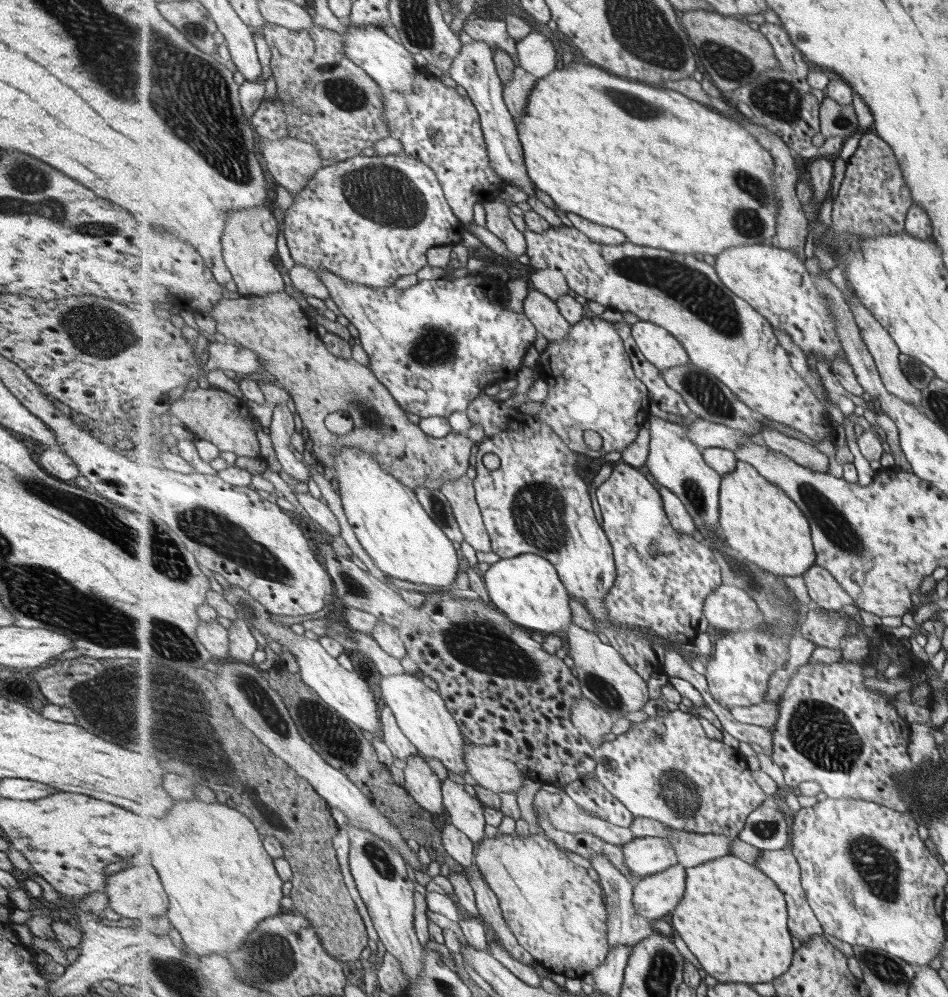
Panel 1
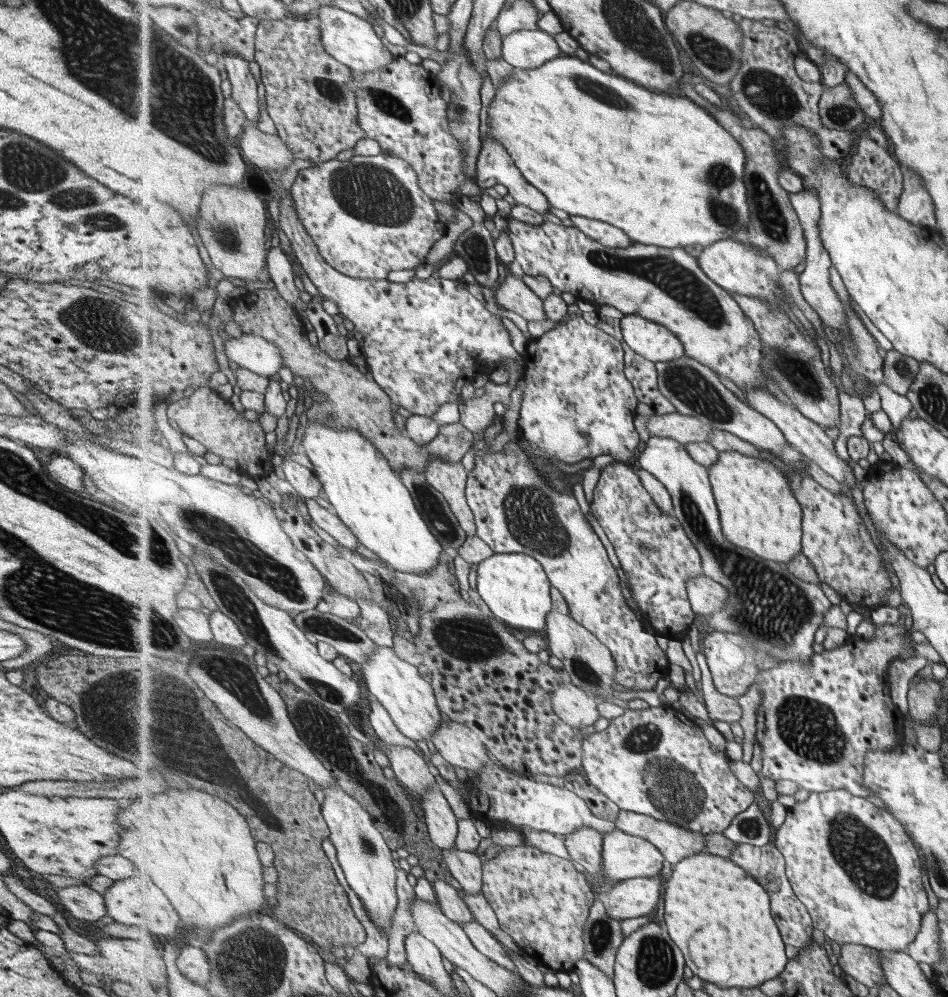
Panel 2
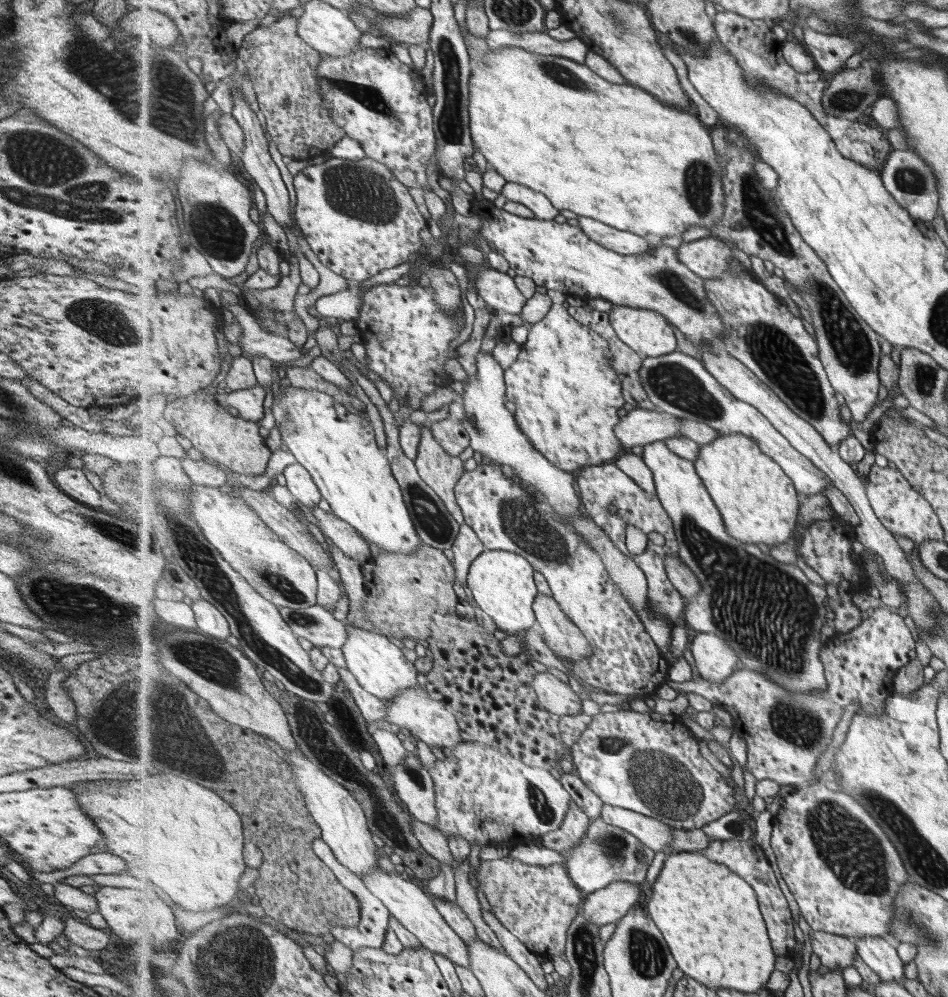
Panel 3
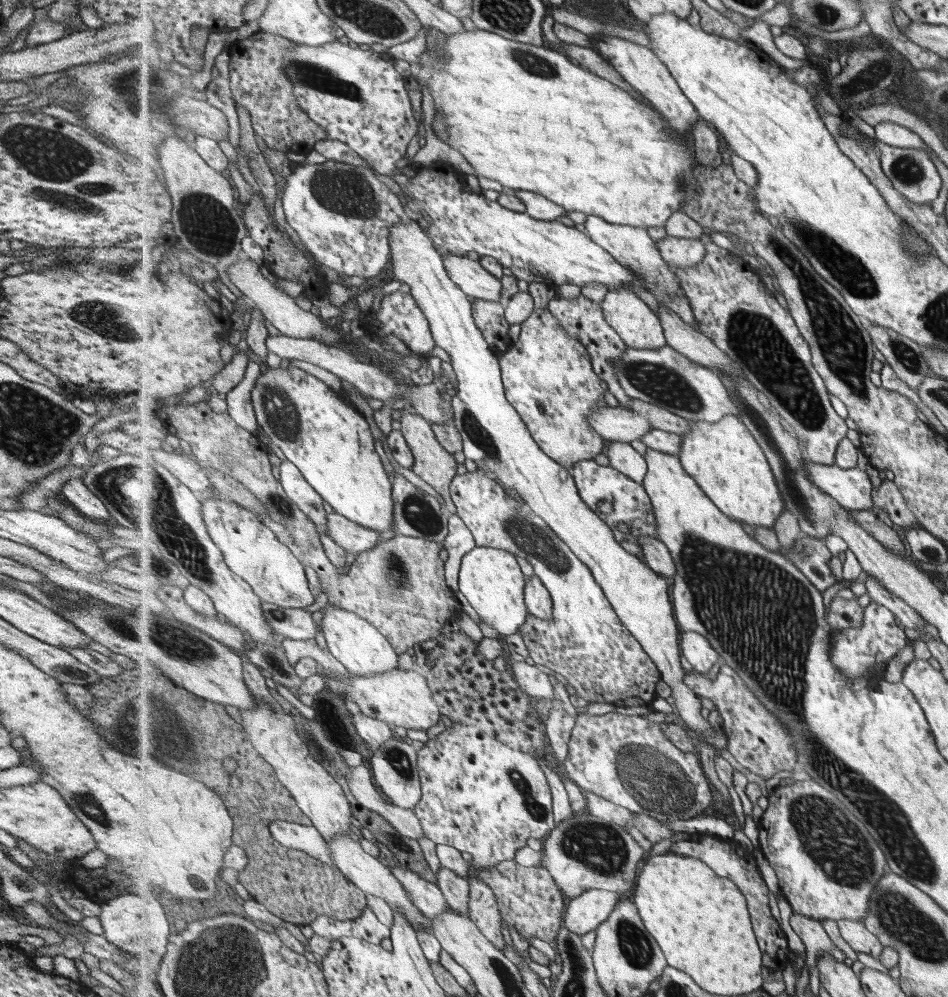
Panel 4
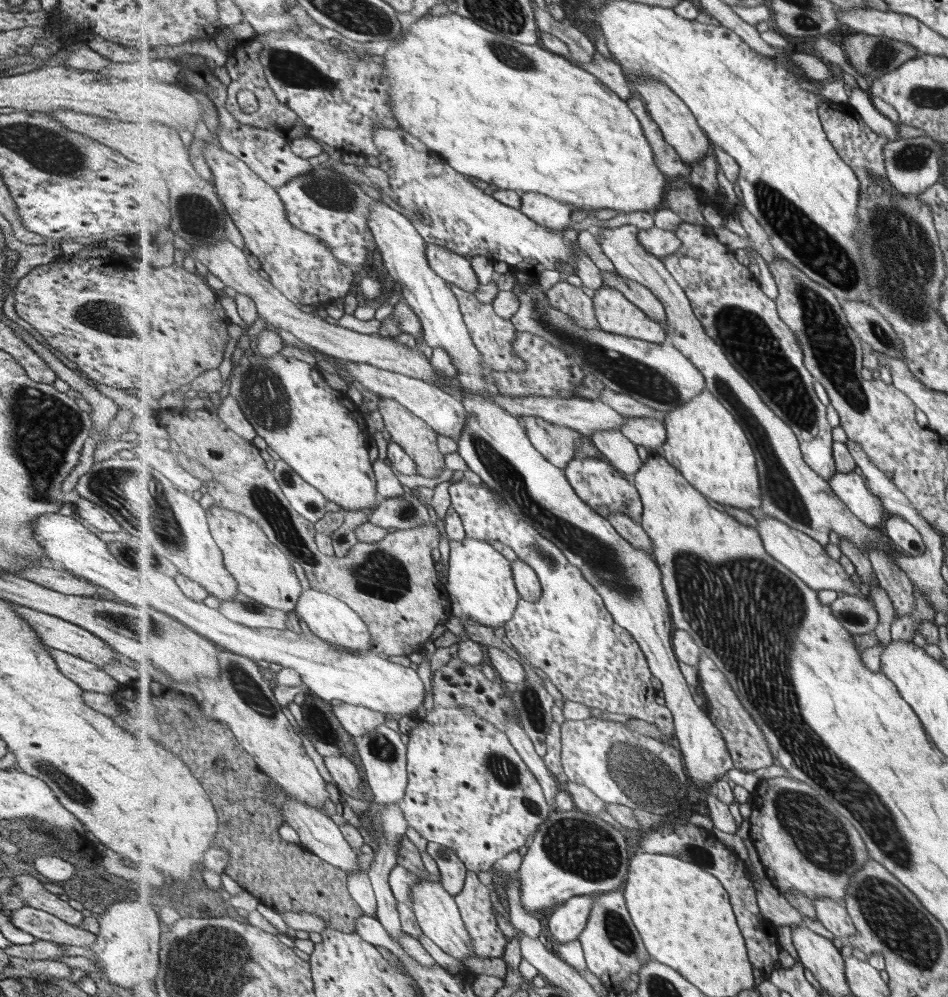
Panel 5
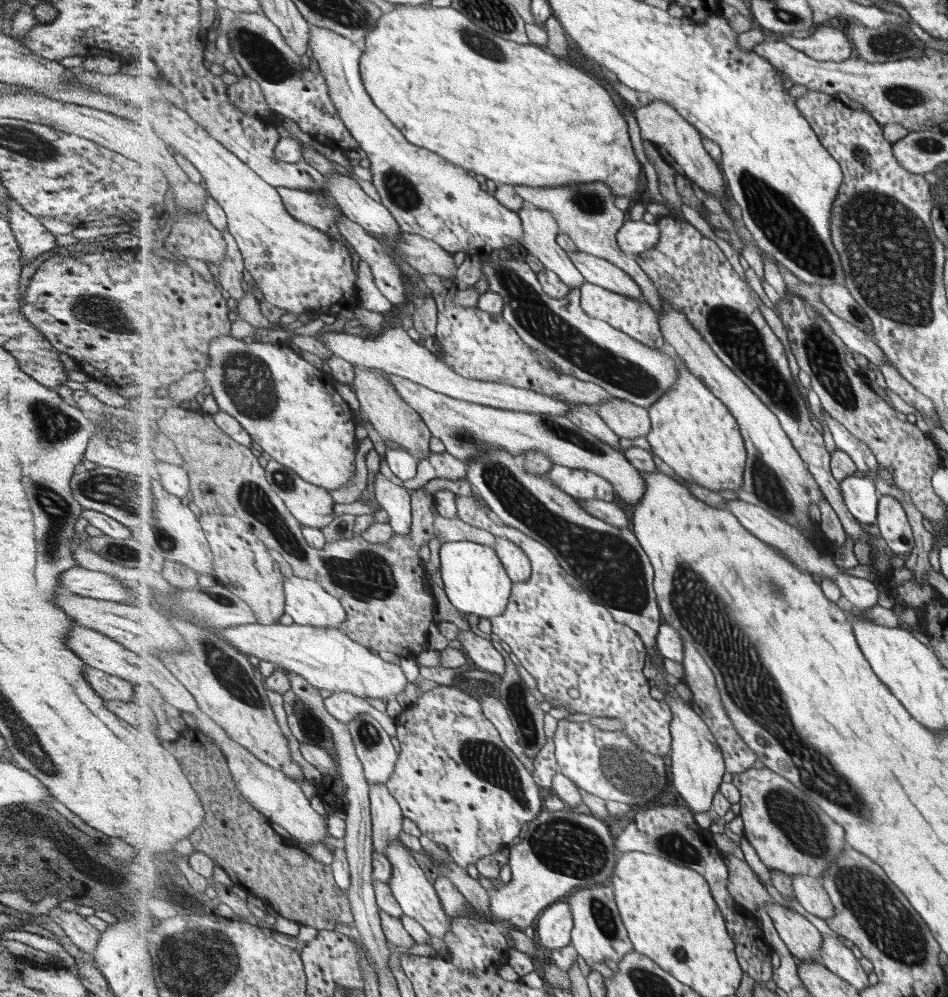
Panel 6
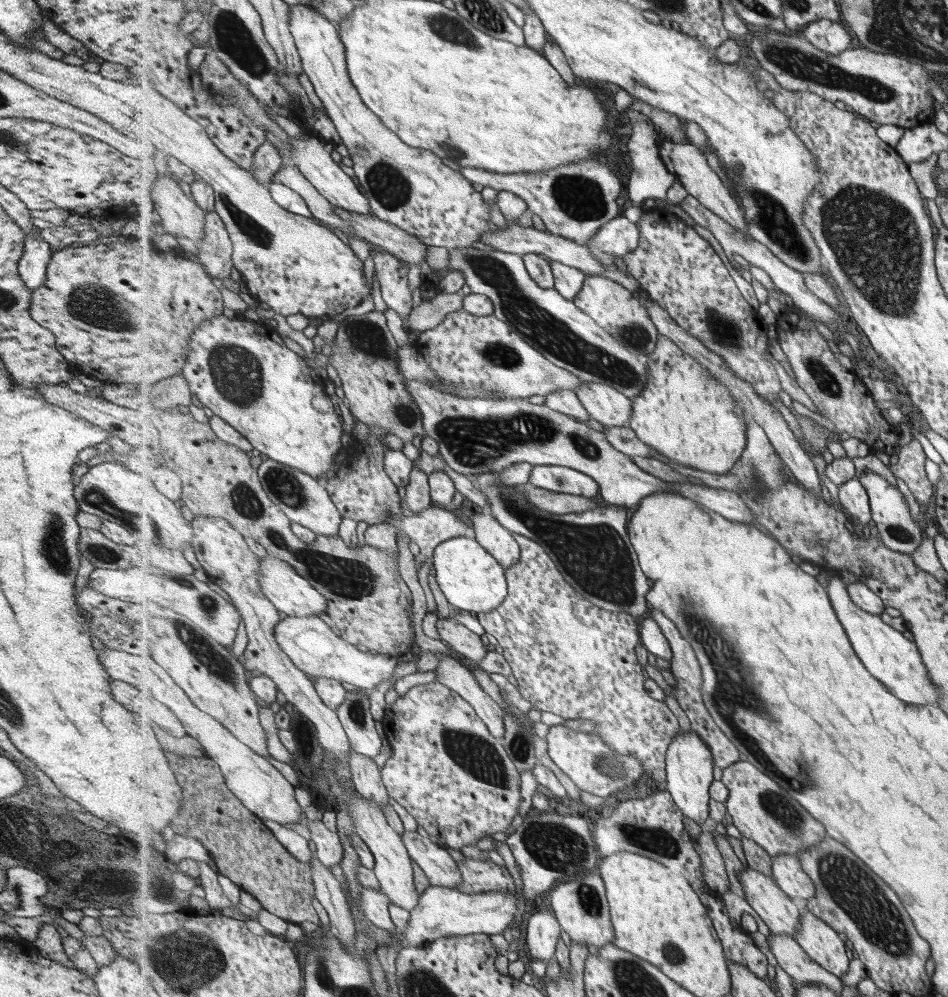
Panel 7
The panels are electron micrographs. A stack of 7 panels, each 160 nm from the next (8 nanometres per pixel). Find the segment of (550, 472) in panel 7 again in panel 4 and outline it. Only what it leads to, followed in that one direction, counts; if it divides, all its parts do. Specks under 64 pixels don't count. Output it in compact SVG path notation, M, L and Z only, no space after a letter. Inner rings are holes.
M593 459L575 463L571 471L582 499L614 529L614 535L619 544L622 544L623 548L626 548L631 554L635 554L635 556L646 562L644 550L640 546L638 536L653 536L655 538L659 538L659 536L655 507L644 486L638 484L637 481L633 481L630 476L619 472L619 469L613 468L610 464L601 466ZM603 500L612 504L613 512L605 514L599 511L597 506ZM621 522L633 526L631 534L619 530Z

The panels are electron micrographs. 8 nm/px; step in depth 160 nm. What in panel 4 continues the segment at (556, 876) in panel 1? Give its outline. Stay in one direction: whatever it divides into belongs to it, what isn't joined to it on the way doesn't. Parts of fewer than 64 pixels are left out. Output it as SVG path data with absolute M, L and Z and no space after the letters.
M515 859L506 860L478 873L494 889L505 924L514 926L525 938L539 938L555 944L564 924L568 899L548 868L523 866Z

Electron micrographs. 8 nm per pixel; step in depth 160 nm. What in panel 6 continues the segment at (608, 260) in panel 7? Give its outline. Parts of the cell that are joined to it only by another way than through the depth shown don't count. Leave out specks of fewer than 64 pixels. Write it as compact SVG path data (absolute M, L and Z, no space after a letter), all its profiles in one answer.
M627 219L623 224L623 229L617 233L617 242L623 252L636 257L655 248L661 236L662 233L657 223L632 222Z

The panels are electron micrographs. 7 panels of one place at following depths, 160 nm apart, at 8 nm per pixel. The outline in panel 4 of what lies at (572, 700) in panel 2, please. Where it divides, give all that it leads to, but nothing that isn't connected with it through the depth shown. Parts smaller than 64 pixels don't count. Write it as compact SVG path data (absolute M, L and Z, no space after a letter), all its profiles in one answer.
M511 658L509 668L513 670L515 680L522 690L525 690L534 699L554 701L555 688L549 680L549 675L541 672L533 662L517 662Z

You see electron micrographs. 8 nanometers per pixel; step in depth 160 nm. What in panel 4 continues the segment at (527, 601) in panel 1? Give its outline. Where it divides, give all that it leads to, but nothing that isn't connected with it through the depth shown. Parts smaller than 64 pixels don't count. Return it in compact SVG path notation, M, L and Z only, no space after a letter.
M477 545L465 555L460 570L460 592L467 598L478 618L502 636L515 634L527 622L525 574L515 558L516 554L500 549Z

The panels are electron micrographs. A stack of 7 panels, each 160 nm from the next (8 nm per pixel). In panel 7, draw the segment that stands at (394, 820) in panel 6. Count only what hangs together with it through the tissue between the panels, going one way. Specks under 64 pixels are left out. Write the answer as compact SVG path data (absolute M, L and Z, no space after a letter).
M353 748L349 751L349 760L356 789L381 809L383 806L390 806L391 797L388 788L382 782L382 768L379 768L373 759L364 757Z

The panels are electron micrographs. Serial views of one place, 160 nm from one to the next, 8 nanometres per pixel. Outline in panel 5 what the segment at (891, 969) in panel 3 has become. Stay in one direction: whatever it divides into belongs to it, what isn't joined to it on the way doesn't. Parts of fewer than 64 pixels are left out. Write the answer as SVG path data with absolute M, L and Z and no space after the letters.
M820 896L814 903L819 922L833 935L846 941L849 936L857 934L854 920L843 902L837 902L828 896Z

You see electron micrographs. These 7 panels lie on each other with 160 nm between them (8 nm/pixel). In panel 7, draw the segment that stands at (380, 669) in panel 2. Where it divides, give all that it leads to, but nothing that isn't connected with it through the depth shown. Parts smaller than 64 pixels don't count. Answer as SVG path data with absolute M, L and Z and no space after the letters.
M269 554L260 559L262 560L260 581L262 582L264 593L269 600L273 601L273 604L275 604L280 612L284 612L289 617L318 616L327 610L330 600L326 596L323 596L323 593L319 592L319 589L315 588L311 584L311 581L307 580L307 577L298 573L291 564Z

